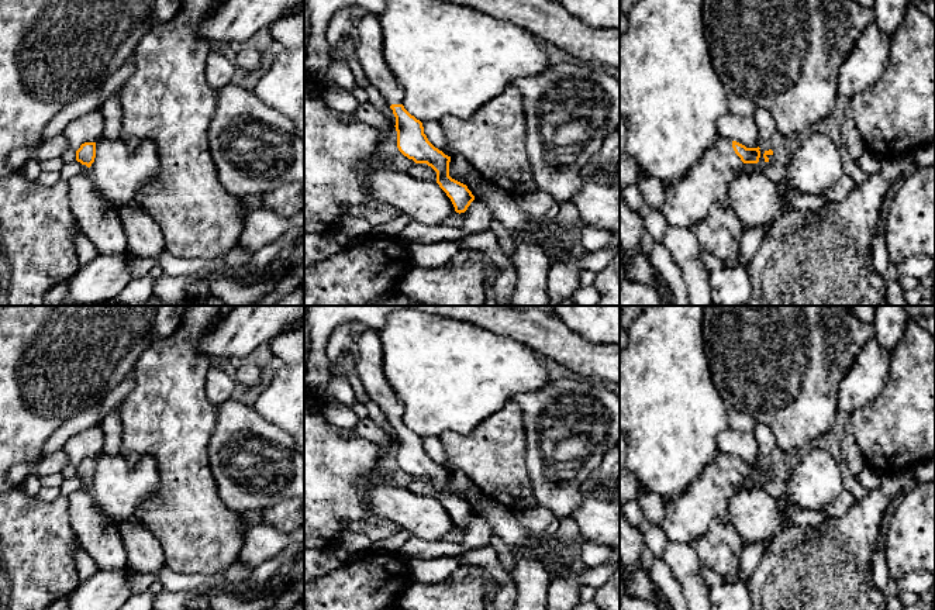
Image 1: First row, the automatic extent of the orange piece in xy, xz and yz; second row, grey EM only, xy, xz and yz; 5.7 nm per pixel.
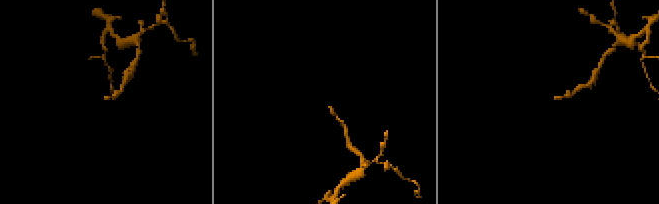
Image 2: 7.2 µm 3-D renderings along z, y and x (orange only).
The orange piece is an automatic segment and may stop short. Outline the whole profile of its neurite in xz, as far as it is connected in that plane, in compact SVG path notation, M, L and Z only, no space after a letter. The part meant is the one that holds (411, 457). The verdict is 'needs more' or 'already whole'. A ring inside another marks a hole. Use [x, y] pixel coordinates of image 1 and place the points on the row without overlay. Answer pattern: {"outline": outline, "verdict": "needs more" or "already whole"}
{"outline": "M366 330L353 341L358 348L355 371L370 400L382 410L396 432L397 463L415 479L427 479L437 487L437 499L451 514L456 528L465 528L475 511L466 500L449 492L451 472L435 463L424 449L420 435L403 421L404 403L390 387L383 371L382 341L377 330Z", "verdict": "needs more"}

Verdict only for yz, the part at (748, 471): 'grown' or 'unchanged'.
grown

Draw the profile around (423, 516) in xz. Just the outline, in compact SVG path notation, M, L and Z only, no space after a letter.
M383 475L366 492L369 513L427 541L442 541L455 523L437 497L418 496Z

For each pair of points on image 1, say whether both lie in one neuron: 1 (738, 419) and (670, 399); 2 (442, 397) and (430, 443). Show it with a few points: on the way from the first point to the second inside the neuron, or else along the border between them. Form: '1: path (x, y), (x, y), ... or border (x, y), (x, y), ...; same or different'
1: border (730, 410), (728, 427); different
2: border (437, 436), (425, 436), (423, 438); different

